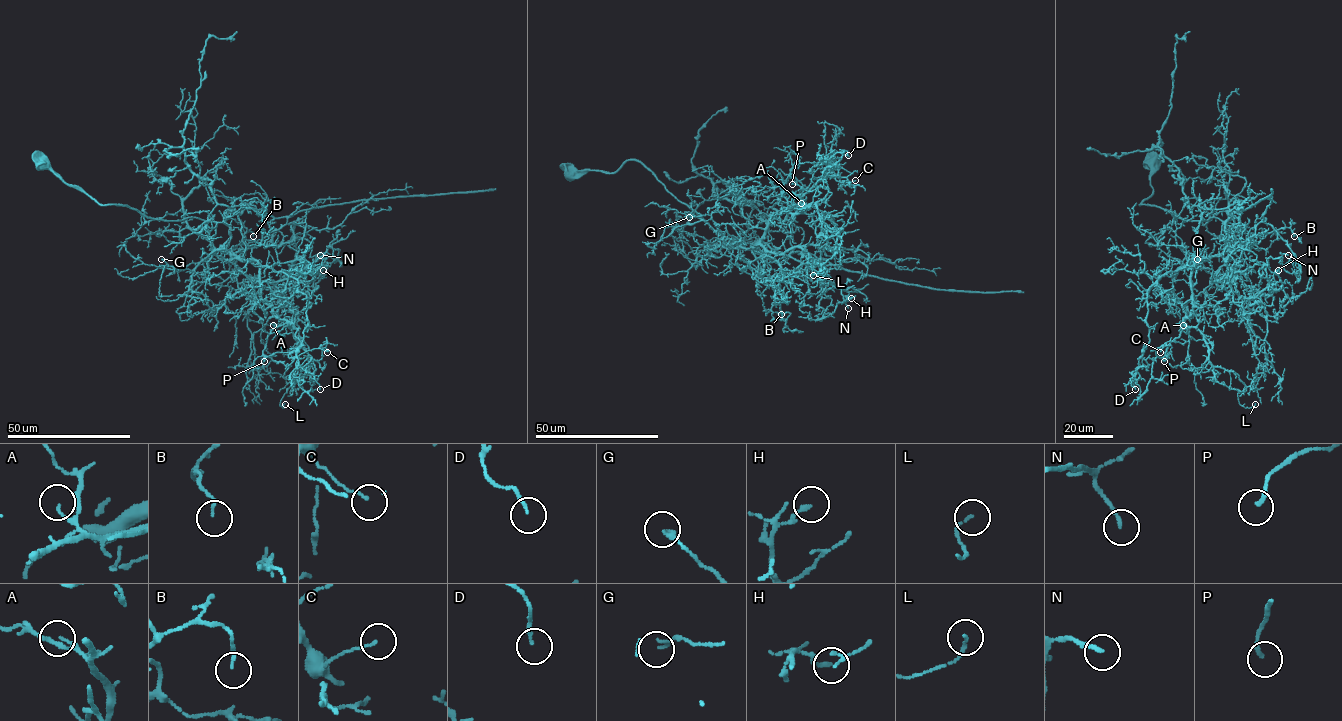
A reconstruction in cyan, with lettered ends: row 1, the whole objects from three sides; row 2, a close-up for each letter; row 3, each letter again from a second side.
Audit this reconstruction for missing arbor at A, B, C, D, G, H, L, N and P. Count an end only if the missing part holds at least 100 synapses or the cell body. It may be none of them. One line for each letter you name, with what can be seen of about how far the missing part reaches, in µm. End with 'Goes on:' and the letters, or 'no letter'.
Goes on: no letter

